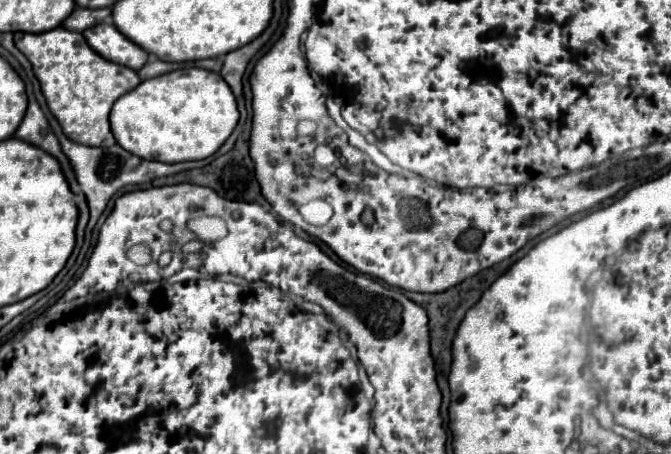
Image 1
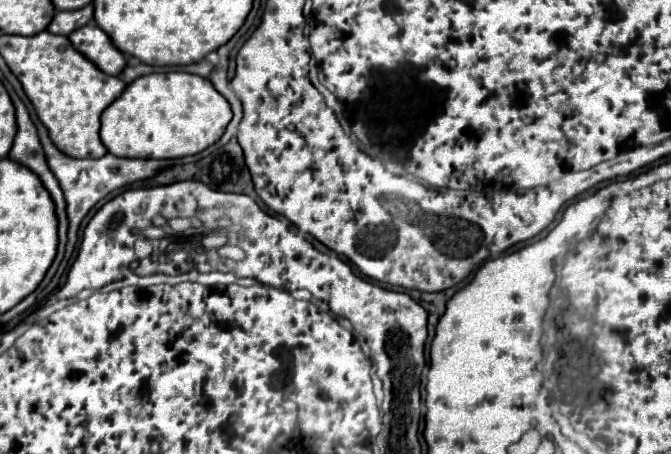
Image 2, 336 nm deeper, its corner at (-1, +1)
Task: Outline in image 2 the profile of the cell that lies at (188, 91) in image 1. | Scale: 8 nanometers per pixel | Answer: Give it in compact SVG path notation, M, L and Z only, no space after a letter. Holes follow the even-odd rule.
M186 72L148 74L128 84L124 94L104 110L100 136L116 156L184 158L218 142L230 120L230 104L210 80Z

